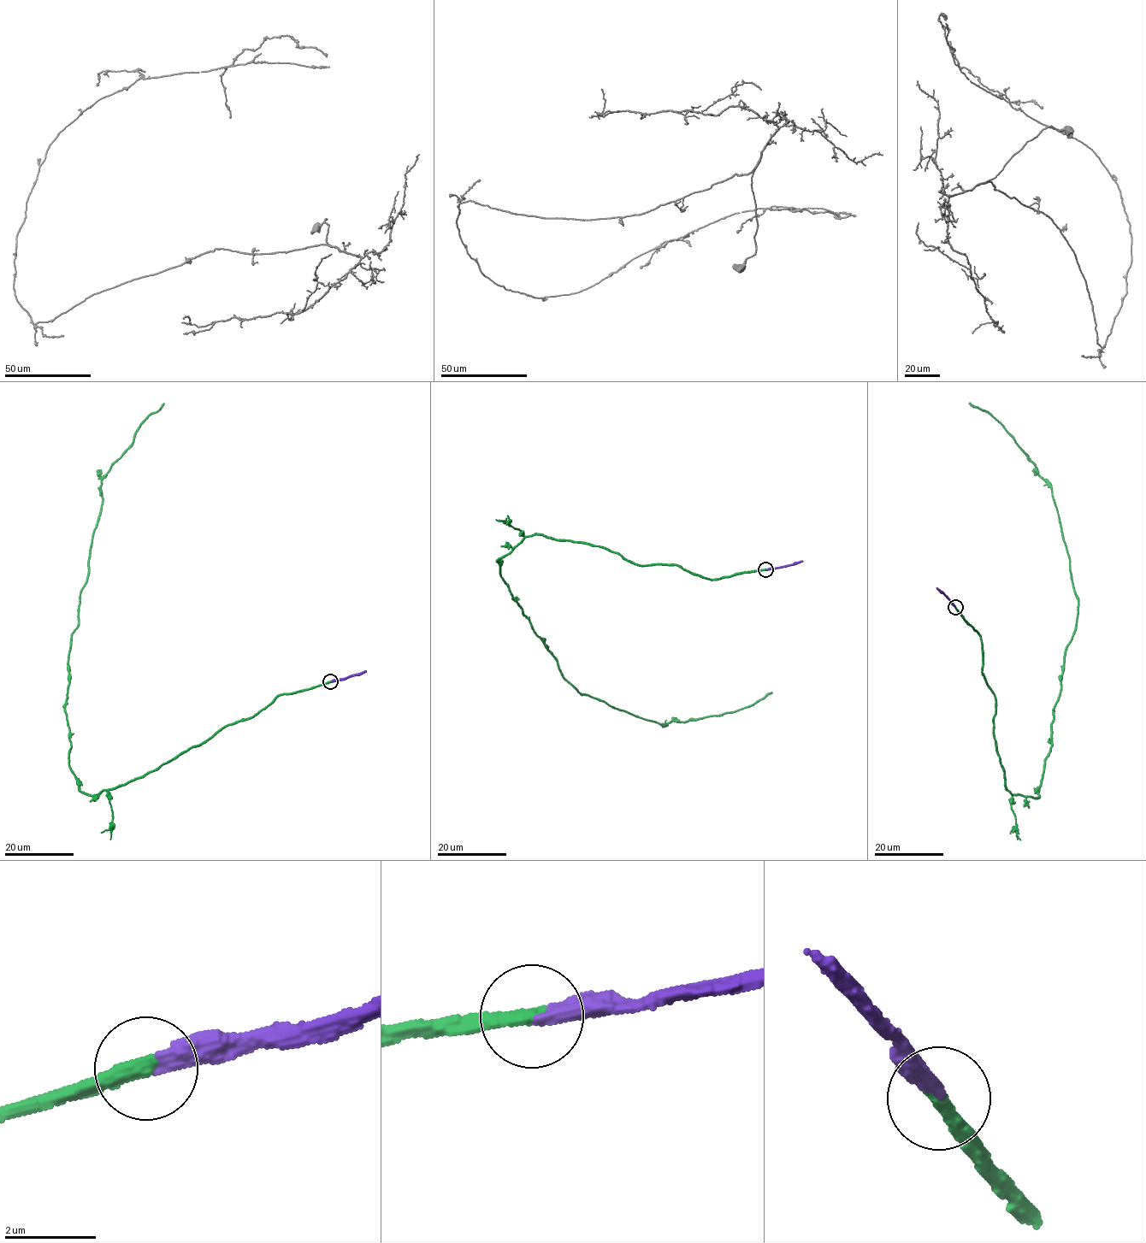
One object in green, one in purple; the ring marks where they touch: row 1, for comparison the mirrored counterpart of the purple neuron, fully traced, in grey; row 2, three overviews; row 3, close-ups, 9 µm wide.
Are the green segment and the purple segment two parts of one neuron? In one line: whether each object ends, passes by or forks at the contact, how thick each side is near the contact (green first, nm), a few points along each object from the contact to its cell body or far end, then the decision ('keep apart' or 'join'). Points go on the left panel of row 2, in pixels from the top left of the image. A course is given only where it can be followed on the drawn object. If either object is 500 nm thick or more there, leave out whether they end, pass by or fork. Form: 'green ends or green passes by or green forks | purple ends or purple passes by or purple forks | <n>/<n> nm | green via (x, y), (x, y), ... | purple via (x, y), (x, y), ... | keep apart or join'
green ends | purple ends | 340/340 nm | green via (330, 681), (277, 696), (123, 784), (90, 796), (79, 790), (69, 765), (65, 701), (100, 488), (163, 403) | purple via (330, 681), (366, 671) | join

